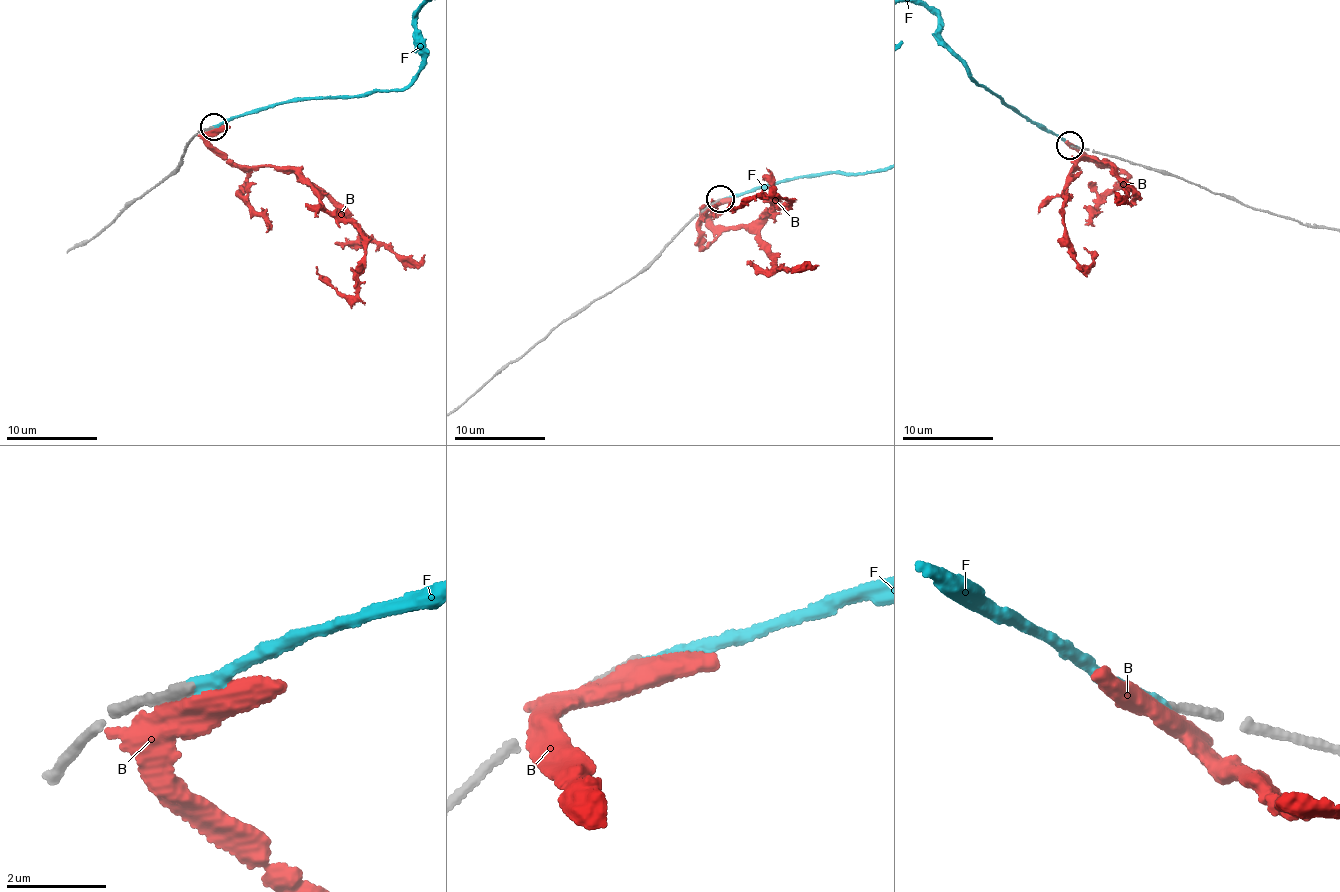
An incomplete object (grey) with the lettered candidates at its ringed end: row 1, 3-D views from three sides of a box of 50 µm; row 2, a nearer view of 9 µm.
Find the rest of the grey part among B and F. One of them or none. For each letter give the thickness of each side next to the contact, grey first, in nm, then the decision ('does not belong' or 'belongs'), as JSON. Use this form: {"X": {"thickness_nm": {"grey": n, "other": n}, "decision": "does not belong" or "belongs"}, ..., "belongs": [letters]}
{"B": {"thickness_nm": {"grey": 240, "other": 440}, "decision": "does not belong"}, "F": {"thickness_nm": {"grey": 220, "other": 320}, "decision": "does not belong"}, "belongs": []}

